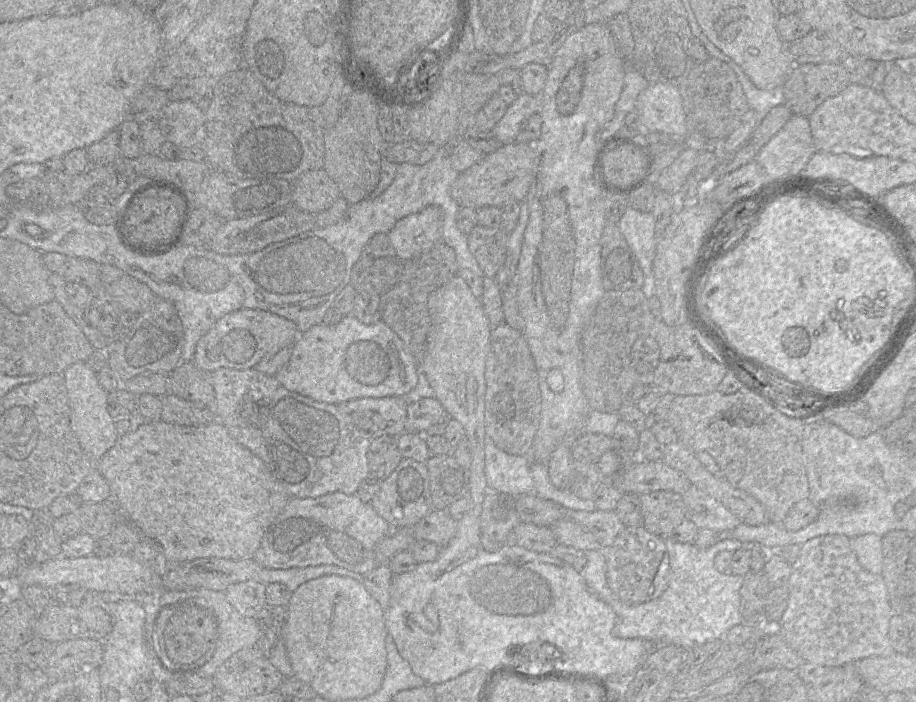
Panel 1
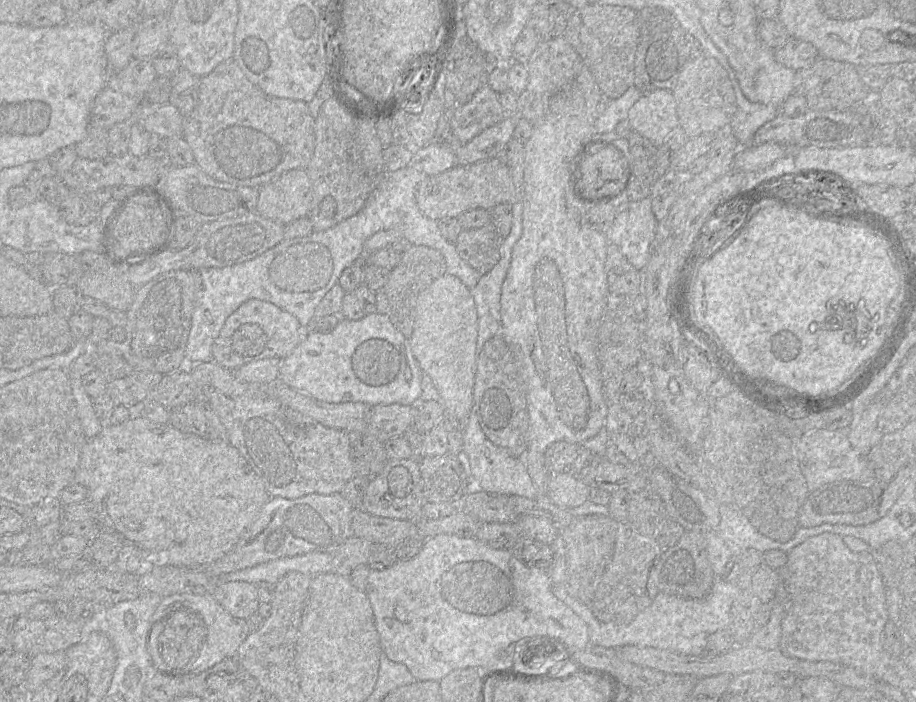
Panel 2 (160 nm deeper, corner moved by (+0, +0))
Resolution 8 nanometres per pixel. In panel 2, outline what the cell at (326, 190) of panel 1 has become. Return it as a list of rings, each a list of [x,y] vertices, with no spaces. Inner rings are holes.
[[[305,169],[285,171],[258,188],[255,212],[265,218],[287,225],[311,209],[313,189]]]

